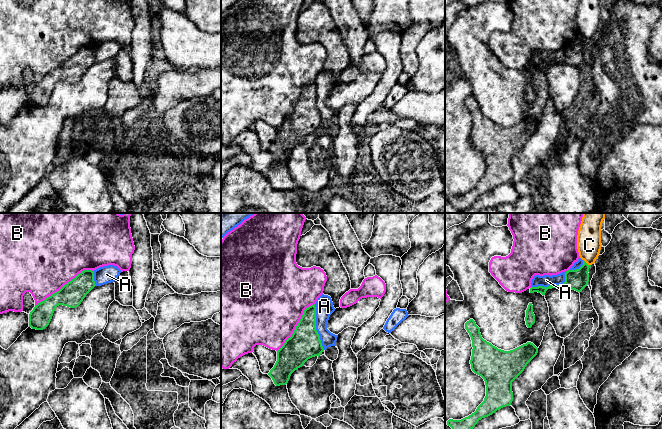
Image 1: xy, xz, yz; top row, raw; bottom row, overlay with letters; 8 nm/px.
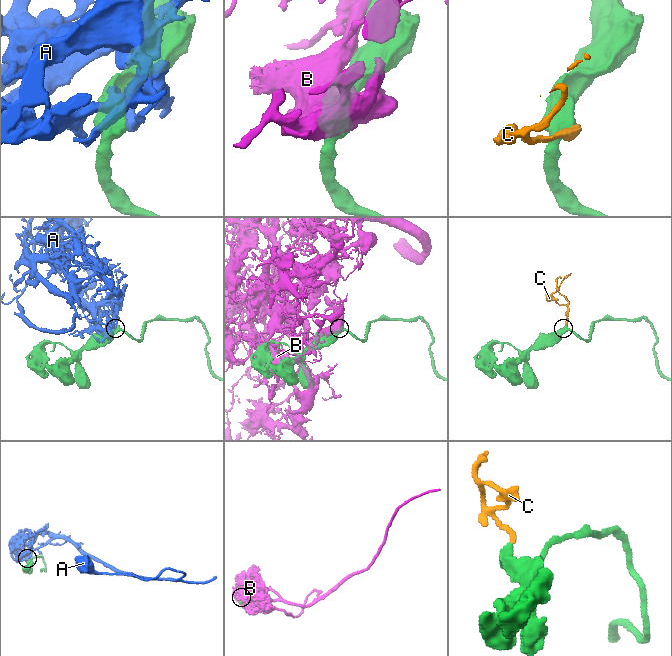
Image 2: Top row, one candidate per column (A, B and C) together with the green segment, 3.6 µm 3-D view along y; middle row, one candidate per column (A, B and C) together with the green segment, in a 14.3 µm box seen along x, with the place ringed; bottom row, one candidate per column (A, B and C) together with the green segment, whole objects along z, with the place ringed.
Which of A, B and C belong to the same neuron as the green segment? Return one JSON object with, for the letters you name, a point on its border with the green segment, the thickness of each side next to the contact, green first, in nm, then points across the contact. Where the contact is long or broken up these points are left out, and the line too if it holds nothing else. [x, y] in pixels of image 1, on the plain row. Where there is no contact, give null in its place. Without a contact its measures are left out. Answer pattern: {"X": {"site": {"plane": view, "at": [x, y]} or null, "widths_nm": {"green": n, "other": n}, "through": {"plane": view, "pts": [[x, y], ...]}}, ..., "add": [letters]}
{"add": []}

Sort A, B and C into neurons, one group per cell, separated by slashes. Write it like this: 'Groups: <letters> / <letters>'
Groups: A C / B

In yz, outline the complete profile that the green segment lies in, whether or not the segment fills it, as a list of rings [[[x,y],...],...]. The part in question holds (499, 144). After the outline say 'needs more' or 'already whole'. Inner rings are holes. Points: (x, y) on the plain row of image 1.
[[[473,95],[465,99],[465,105],[472,116],[471,145],[484,155],[486,172],[468,193],[447,197],[447,201],[459,210],[469,208],[482,194],[511,181],[512,158],[538,129],[538,124],[531,118],[510,127],[498,125],[482,114],[480,104]]]; already whole

